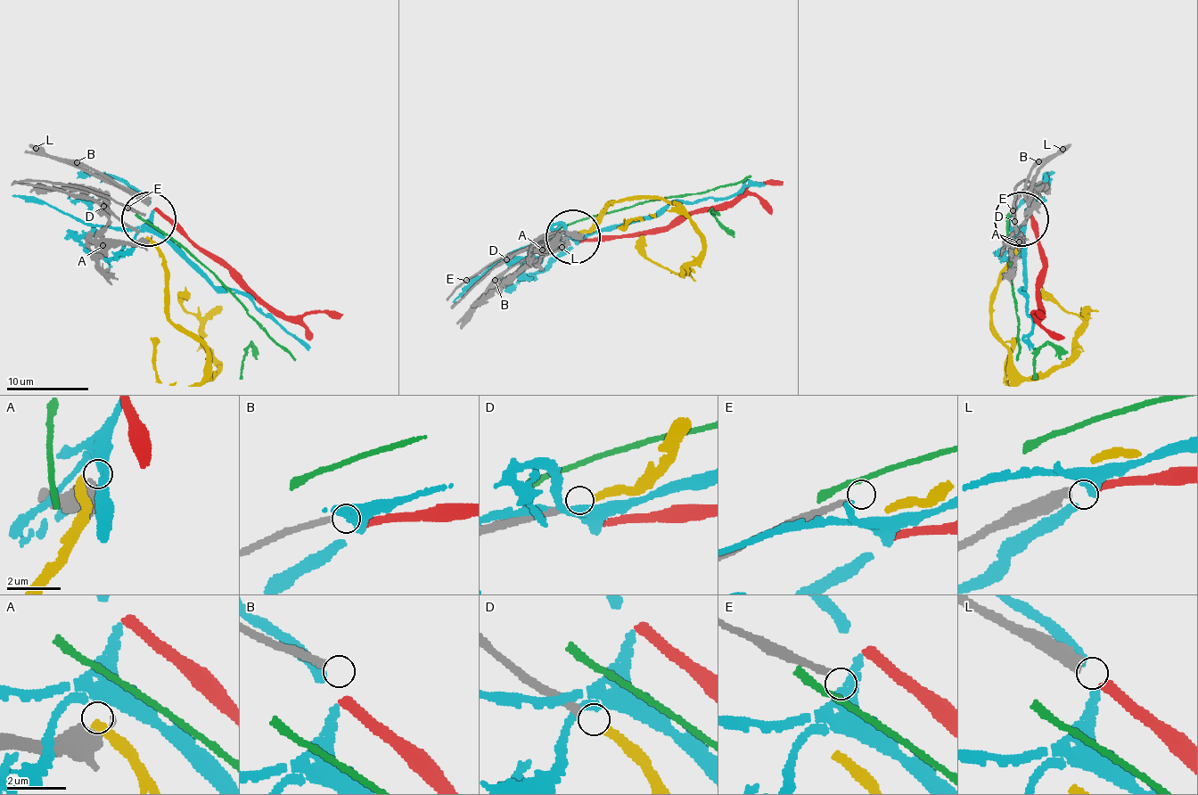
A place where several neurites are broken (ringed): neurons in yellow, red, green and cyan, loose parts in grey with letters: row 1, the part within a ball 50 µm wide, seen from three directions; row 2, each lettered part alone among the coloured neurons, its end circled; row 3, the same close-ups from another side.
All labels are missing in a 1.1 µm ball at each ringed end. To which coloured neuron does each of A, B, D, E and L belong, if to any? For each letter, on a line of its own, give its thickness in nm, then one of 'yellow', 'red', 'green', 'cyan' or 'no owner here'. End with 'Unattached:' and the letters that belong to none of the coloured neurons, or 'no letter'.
A: 80 nm | no owner here
B: 240 nm | no owner here
D: 260 nm | yellow
E: 240 nm | no owner here
L: 480 nm | red
Unattached: A, B, E

